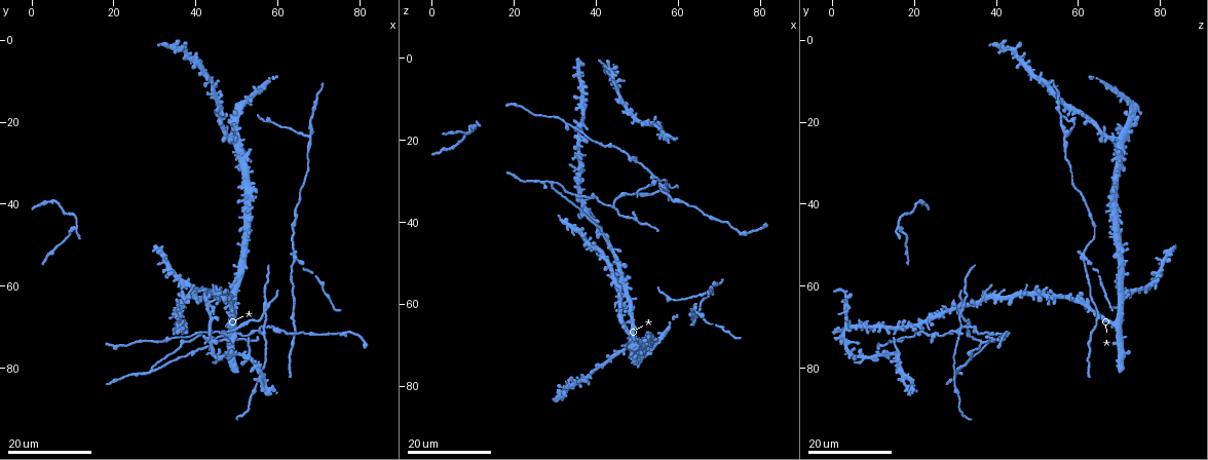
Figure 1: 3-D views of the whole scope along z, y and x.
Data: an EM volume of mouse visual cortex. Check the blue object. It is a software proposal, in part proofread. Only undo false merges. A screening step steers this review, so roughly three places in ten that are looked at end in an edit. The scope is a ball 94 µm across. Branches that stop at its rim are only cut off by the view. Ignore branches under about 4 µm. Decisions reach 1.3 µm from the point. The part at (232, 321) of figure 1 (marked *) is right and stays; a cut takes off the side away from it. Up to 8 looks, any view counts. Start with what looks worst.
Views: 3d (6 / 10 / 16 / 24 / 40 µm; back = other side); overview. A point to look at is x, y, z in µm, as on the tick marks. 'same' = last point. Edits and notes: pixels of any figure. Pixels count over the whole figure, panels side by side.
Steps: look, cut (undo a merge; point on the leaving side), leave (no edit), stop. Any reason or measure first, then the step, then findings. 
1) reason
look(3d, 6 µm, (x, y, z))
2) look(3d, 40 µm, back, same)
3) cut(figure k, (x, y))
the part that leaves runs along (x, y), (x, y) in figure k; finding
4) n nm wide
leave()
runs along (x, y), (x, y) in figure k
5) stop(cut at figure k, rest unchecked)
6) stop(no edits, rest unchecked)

four or more arms meet
look(3d, 16 µm, (56.5, 66.5, 31.5))

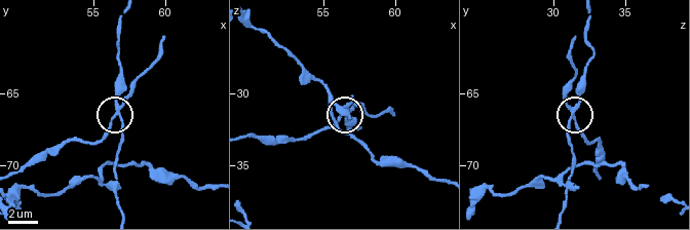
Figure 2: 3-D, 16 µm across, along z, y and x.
look(3d, 6 µm, (56.6, 66.6, 31.4))

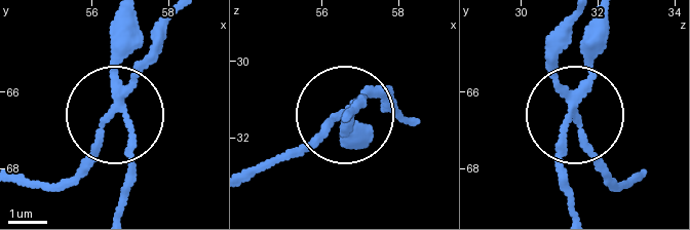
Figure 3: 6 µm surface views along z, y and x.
side arm 14 µm
cut(figure 3, (146, 56))
the part that leaves runs along (118, 107), (79, 171), (21, 182) in figure 3; two neurons meet here

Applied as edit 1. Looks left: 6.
look(overview)

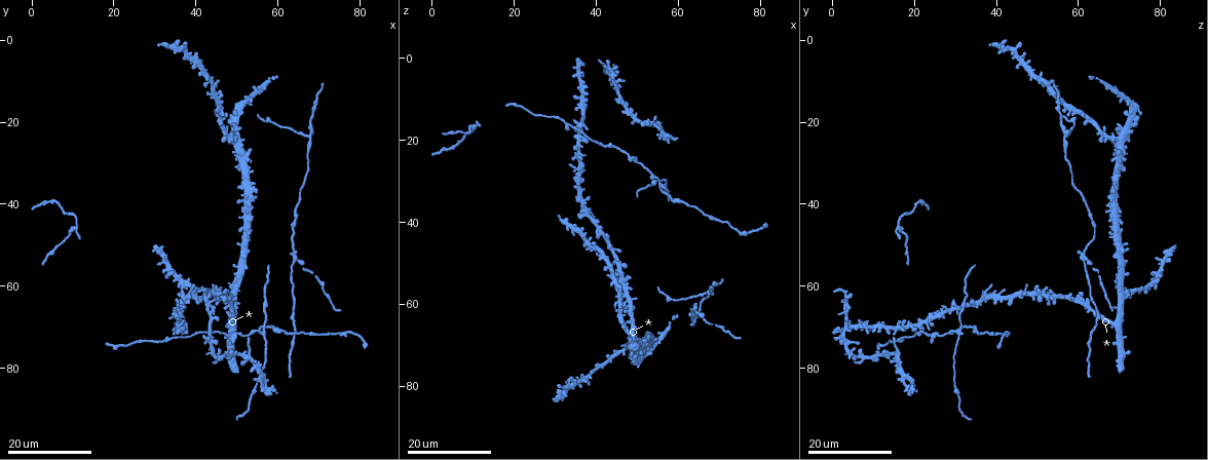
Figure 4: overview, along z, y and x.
four or more arms meet
look(3d, 24 µm, (67.5, 23.0, 56.5))

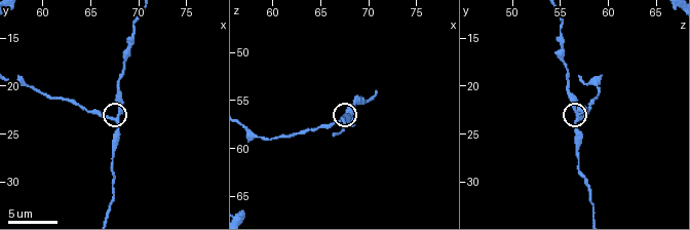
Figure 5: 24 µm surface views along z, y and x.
look(3d, 10 µm, (67.8, 23.4, 56.8))

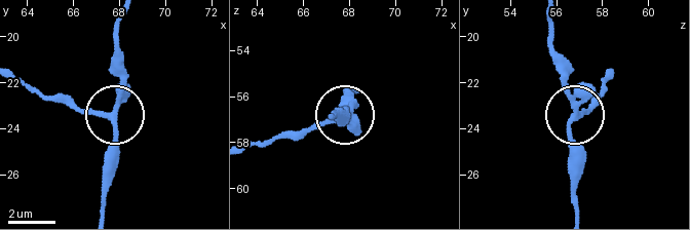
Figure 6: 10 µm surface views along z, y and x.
4 arms
leave()
continuous, no second neuron

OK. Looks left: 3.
small branch off a trunk
look(3d, 24 µm, (53.0, 77.0, 16.0))

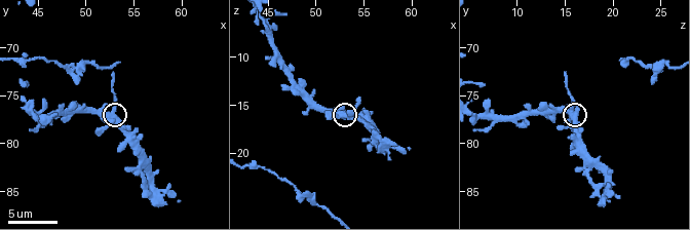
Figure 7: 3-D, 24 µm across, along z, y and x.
closer look
look(3d, 6 µm, (52.8, 76.8, 16.0))

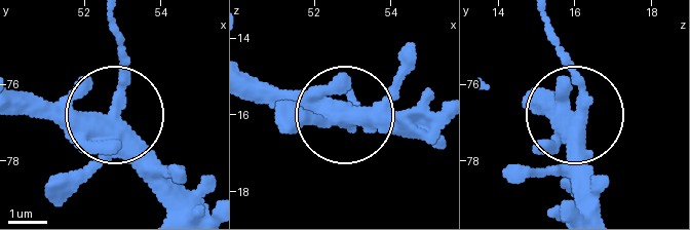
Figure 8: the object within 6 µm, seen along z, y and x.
look(3d, 6 µm, back, (52.80, 76.90, 16.15))

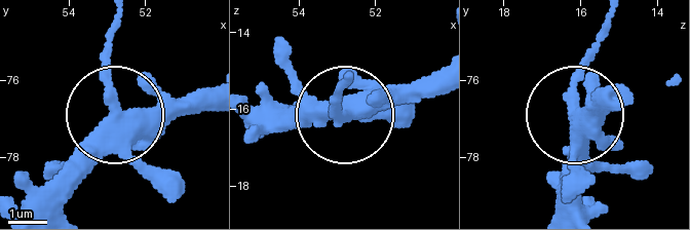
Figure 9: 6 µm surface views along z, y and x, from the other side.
4 arms
leave()
runs along (211, 101), (115, 108), (112, 26) in figure 9; all the same neuron

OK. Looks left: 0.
stop(cut at figure 3, rest unchecked)

